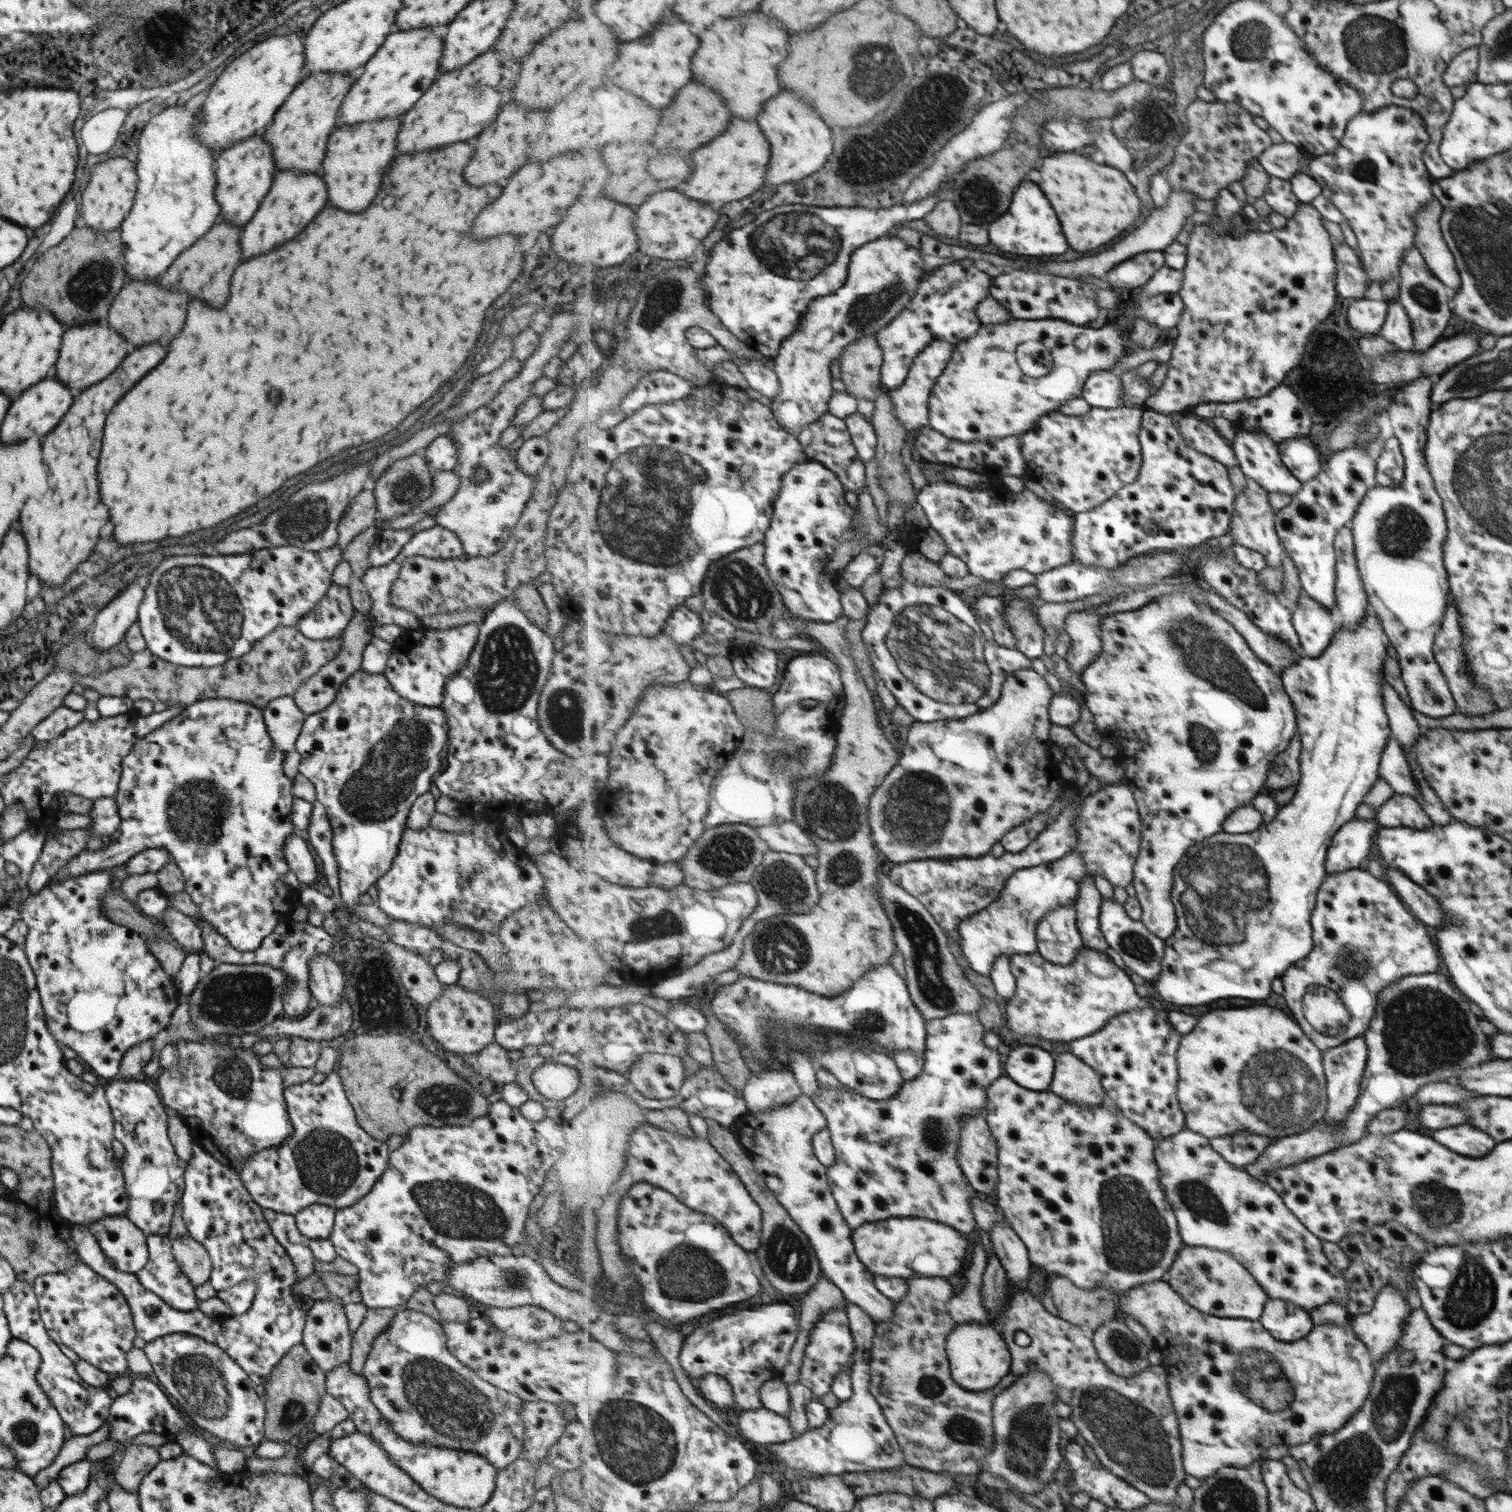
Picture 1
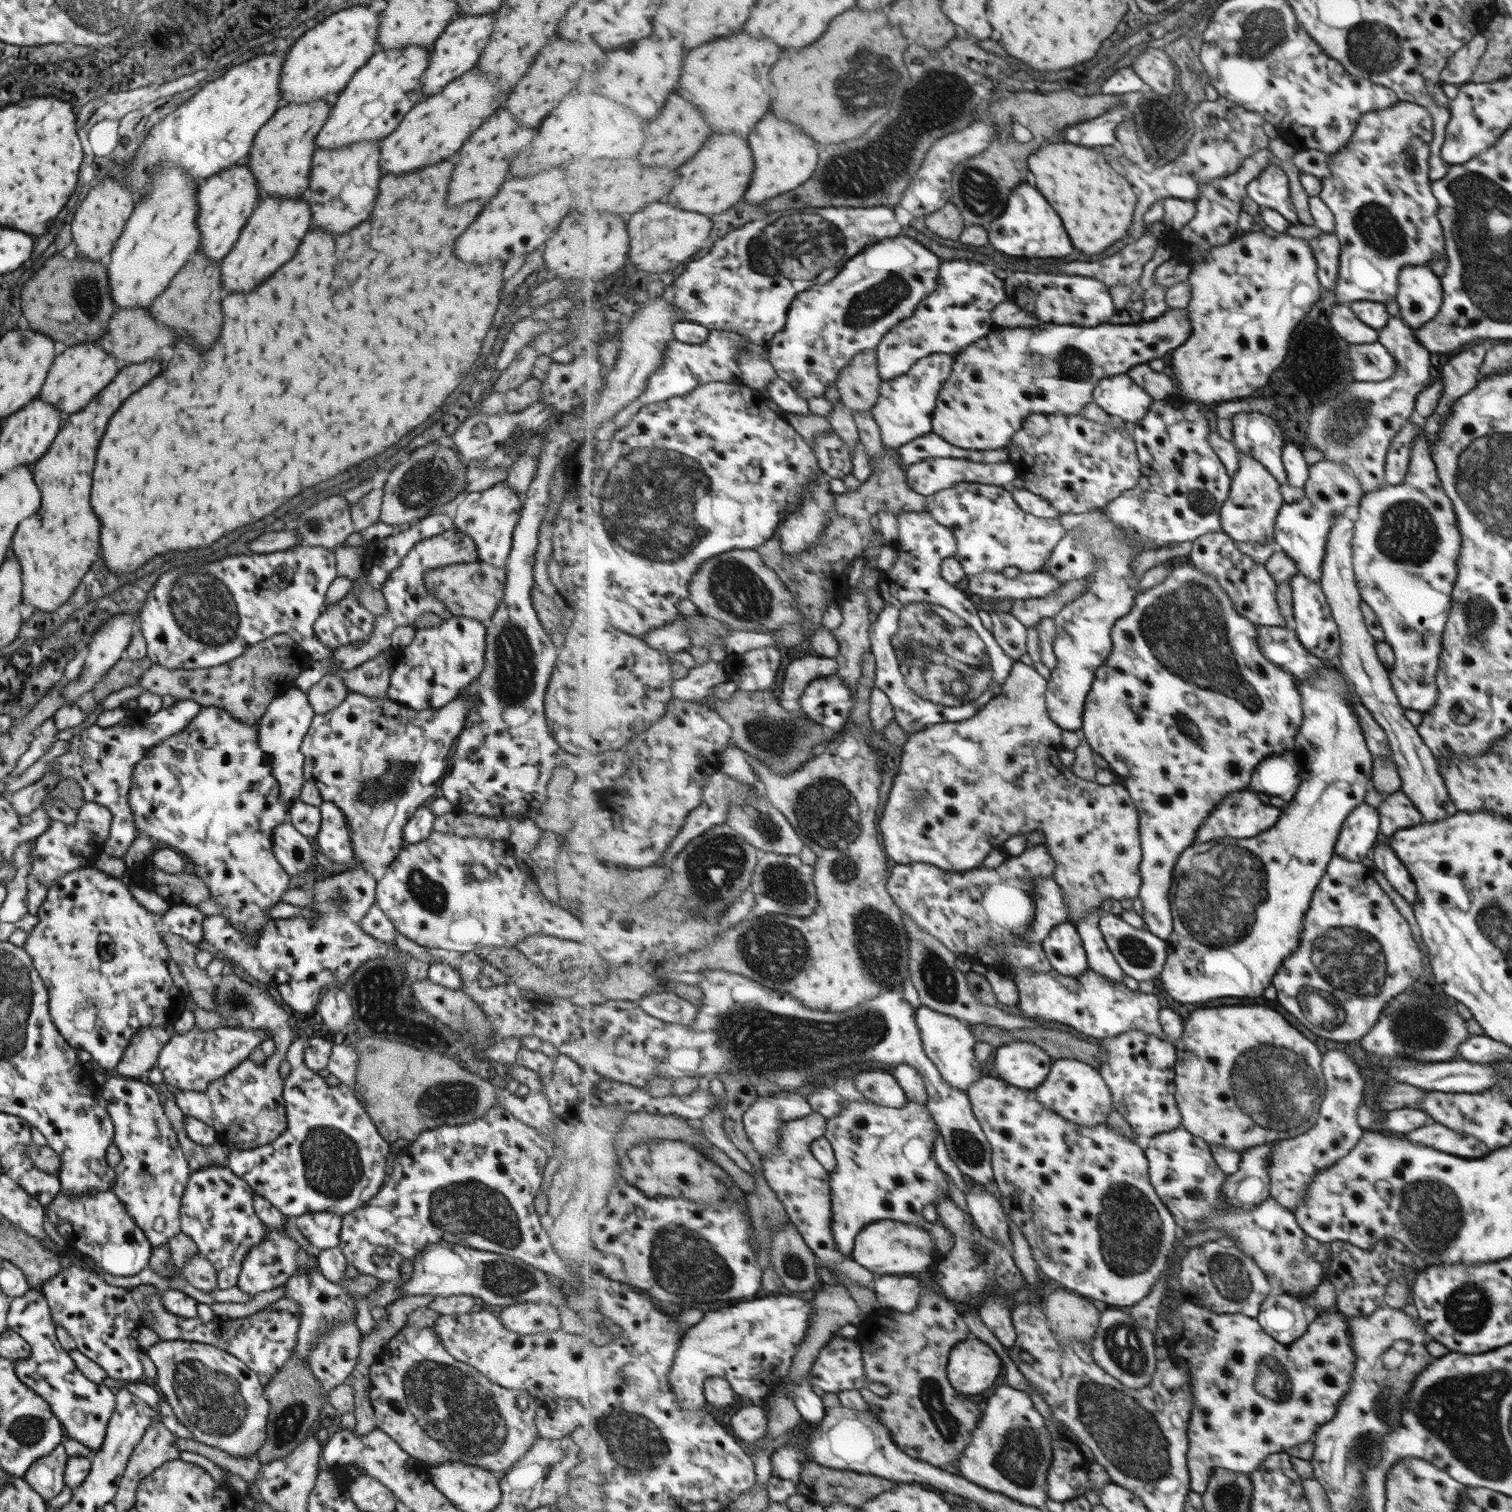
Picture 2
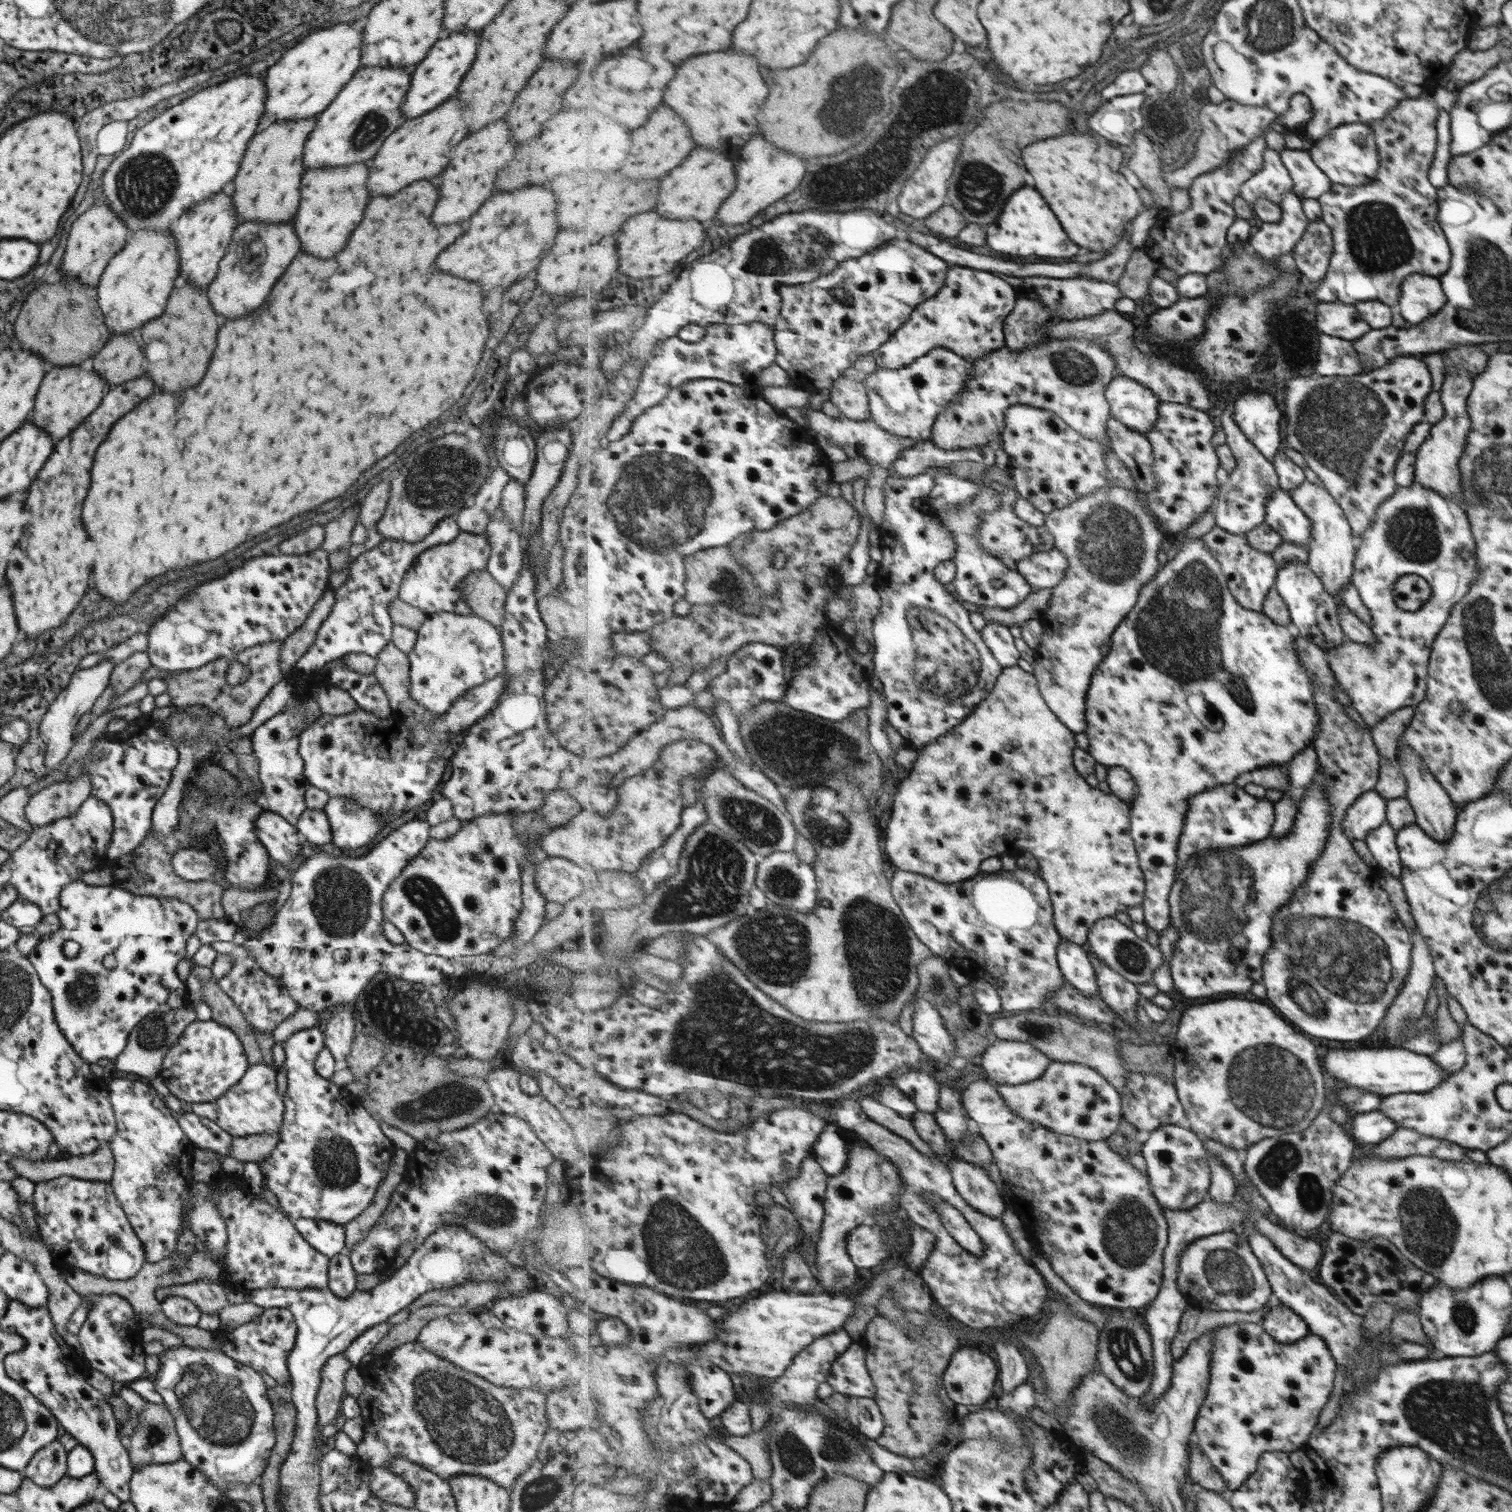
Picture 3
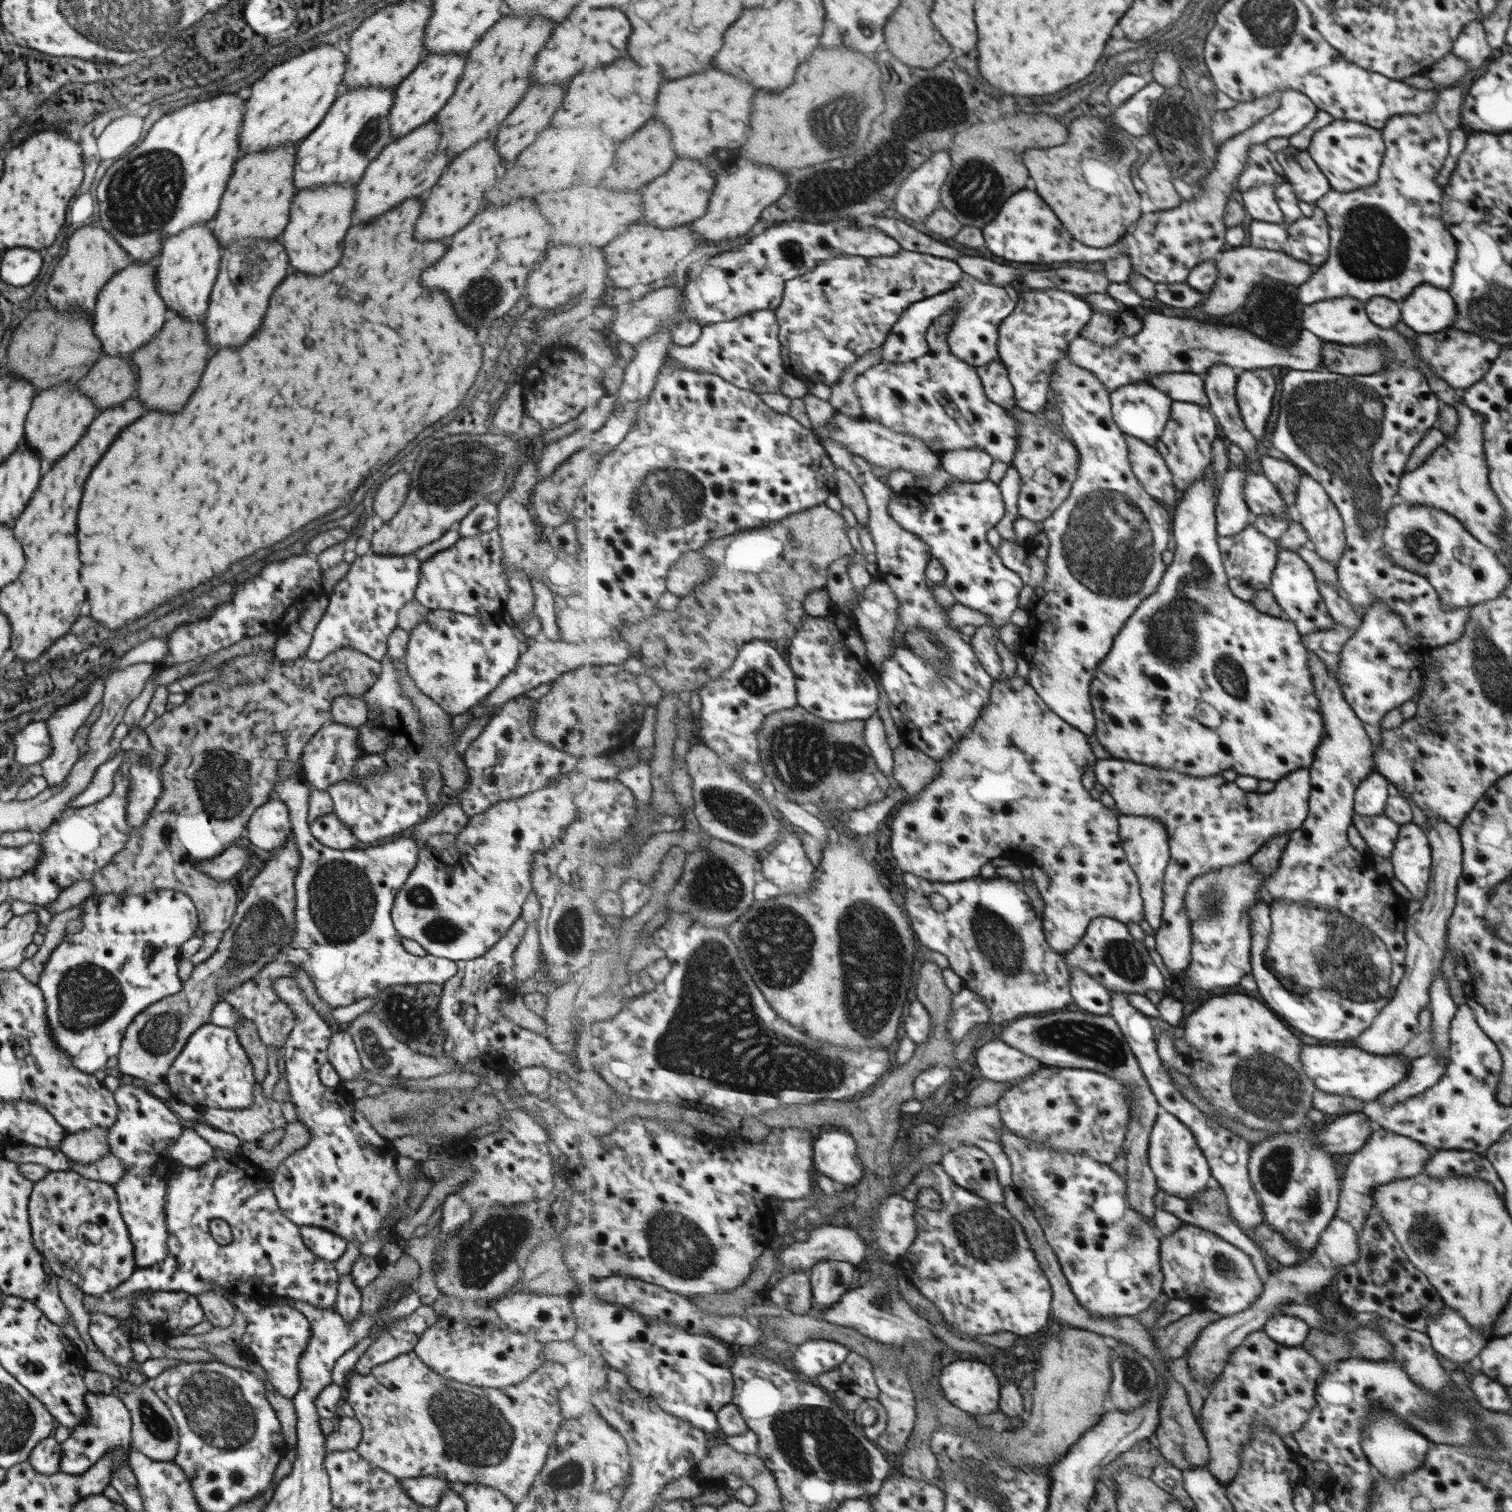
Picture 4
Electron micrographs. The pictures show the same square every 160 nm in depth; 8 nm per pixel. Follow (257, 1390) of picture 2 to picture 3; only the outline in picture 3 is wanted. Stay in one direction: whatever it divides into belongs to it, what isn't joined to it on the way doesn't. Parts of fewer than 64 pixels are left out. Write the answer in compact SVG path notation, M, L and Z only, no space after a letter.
M162 1349L152 1384L173 1418L182 1459L225 1494L227 1484L249 1484L263 1472L274 1445L273 1410L258 1372L217 1350Z

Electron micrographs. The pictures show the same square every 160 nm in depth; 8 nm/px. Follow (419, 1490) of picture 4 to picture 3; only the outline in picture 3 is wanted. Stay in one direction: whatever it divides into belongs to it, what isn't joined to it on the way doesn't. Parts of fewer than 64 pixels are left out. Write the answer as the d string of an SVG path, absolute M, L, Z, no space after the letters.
M369 1467L370 1492L383 1502L390 1502L397 1506L413 1507L414 1494L412 1488L402 1478L397 1478L388 1469Z

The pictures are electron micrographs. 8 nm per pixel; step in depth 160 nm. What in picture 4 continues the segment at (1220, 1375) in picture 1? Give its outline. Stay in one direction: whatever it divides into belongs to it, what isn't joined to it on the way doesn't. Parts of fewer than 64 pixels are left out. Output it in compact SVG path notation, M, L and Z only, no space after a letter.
M1263 1330L1247 1336L1247 1340L1234 1351L1225 1370L1216 1379L1212 1391L1204 1395L1204 1407L1198 1422L1210 1448L1209 1469L1220 1483L1228 1486L1236 1479L1242 1465L1244 1446L1252 1437L1255 1424L1262 1423L1262 1426L1268 1426L1280 1437L1293 1435L1302 1428L1315 1407L1317 1382L1323 1373L1322 1363L1301 1346L1283 1346L1270 1339Z

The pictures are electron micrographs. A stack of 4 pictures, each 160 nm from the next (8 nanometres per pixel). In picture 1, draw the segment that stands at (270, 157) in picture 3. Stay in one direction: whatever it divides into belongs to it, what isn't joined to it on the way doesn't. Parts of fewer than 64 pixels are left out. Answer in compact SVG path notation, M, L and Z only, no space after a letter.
M355 72L311 73L298 82L261 134L264 142L271 147L275 171L319 172L340 104L356 77Z

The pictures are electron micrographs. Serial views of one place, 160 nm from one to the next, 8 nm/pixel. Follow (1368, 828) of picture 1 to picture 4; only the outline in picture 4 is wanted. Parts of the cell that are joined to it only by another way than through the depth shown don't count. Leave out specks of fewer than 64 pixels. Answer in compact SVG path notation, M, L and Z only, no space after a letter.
M1375 771L1371 772L1355 788L1352 812L1367 817L1384 814L1389 794L1386 778Z

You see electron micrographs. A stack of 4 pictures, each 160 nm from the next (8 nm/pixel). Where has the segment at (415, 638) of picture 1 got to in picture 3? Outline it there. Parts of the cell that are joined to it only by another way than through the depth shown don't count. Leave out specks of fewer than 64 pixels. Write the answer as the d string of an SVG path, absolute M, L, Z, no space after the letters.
M427 614L416 630L416 641L406 654L409 665L408 695L436 714L445 712L463 693L502 674L503 653L498 627L473 614Z

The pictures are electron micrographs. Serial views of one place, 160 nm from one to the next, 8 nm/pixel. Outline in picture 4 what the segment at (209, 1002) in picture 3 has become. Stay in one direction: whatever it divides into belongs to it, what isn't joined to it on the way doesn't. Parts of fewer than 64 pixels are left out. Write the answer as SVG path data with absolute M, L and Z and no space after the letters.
M245 1017L239 1019L234 1026L234 1033L251 1063L254 1080L261 1084L267 1074L266 1044L261 1042L256 1033L256 1026L251 1019Z

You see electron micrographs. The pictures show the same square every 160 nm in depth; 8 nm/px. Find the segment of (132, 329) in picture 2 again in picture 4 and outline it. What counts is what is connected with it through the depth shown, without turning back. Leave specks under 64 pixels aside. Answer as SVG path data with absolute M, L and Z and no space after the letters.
M101 355L76 384L77 390L90 398L98 412L117 406L135 394L137 382L132 367L129 358Z

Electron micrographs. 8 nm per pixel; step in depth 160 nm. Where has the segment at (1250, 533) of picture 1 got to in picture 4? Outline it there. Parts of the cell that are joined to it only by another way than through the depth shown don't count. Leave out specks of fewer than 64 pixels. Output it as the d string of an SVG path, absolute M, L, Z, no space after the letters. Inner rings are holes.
M1226 363L1216 364L1204 374L1205 390L1211 401L1209 409L1218 418L1222 436L1245 451L1247 463L1258 463L1257 473L1259 473L1261 463L1255 458L1257 441L1247 430L1238 403L1238 376L1239 371ZM1250 467L1230 469L1219 482L1218 505L1215 509L1220 537L1239 534L1254 517L1247 508L1244 496L1244 484L1251 471Z

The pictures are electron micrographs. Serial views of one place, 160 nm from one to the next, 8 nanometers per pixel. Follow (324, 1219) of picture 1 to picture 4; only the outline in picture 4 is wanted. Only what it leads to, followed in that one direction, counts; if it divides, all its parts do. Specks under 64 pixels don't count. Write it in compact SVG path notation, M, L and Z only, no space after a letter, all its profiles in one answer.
M298 1226L298 1231L303 1244L325 1261L335 1262L345 1252L346 1240L330 1230L316 1226Z

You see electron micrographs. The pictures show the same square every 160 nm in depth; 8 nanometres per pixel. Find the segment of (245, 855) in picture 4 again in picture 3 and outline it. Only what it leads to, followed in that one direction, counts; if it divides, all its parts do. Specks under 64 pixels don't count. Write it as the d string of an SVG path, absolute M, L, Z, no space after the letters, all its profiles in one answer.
M193 848L179 849L171 856L171 869L175 875L191 882L209 883L217 867L213 856Z

